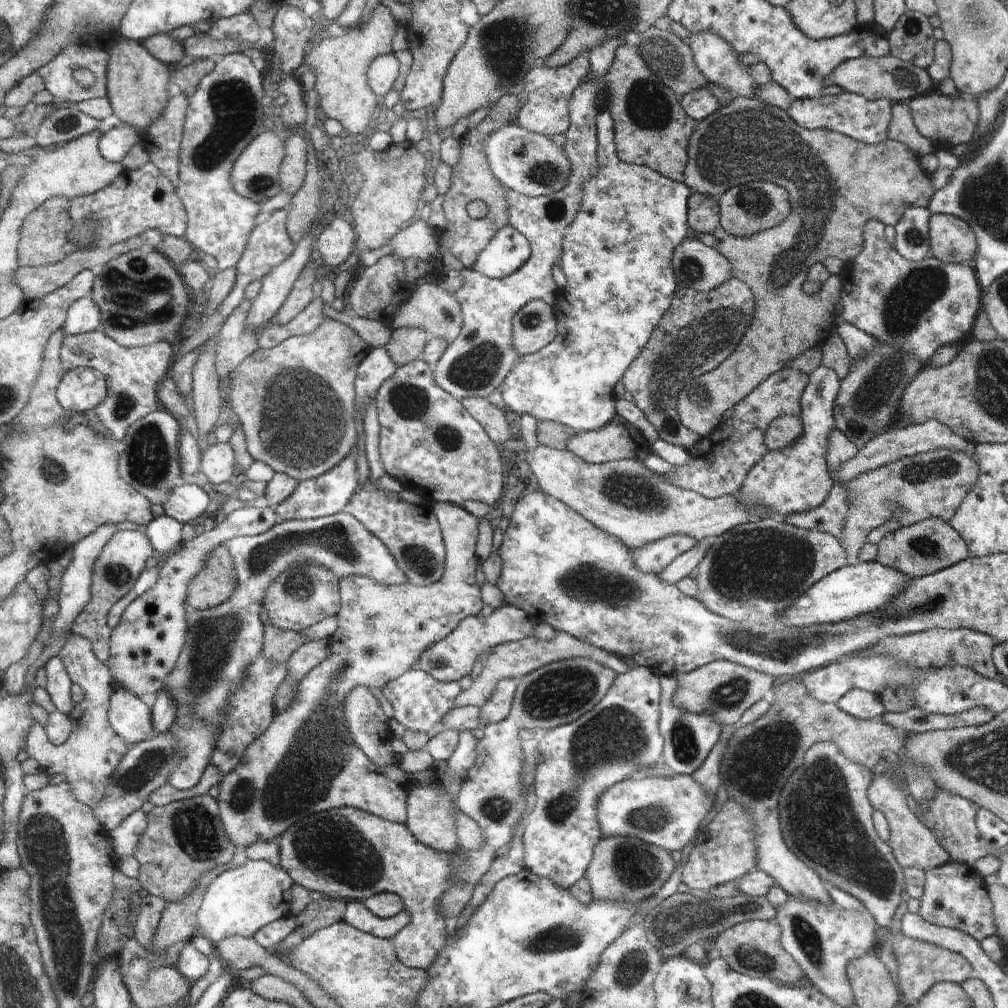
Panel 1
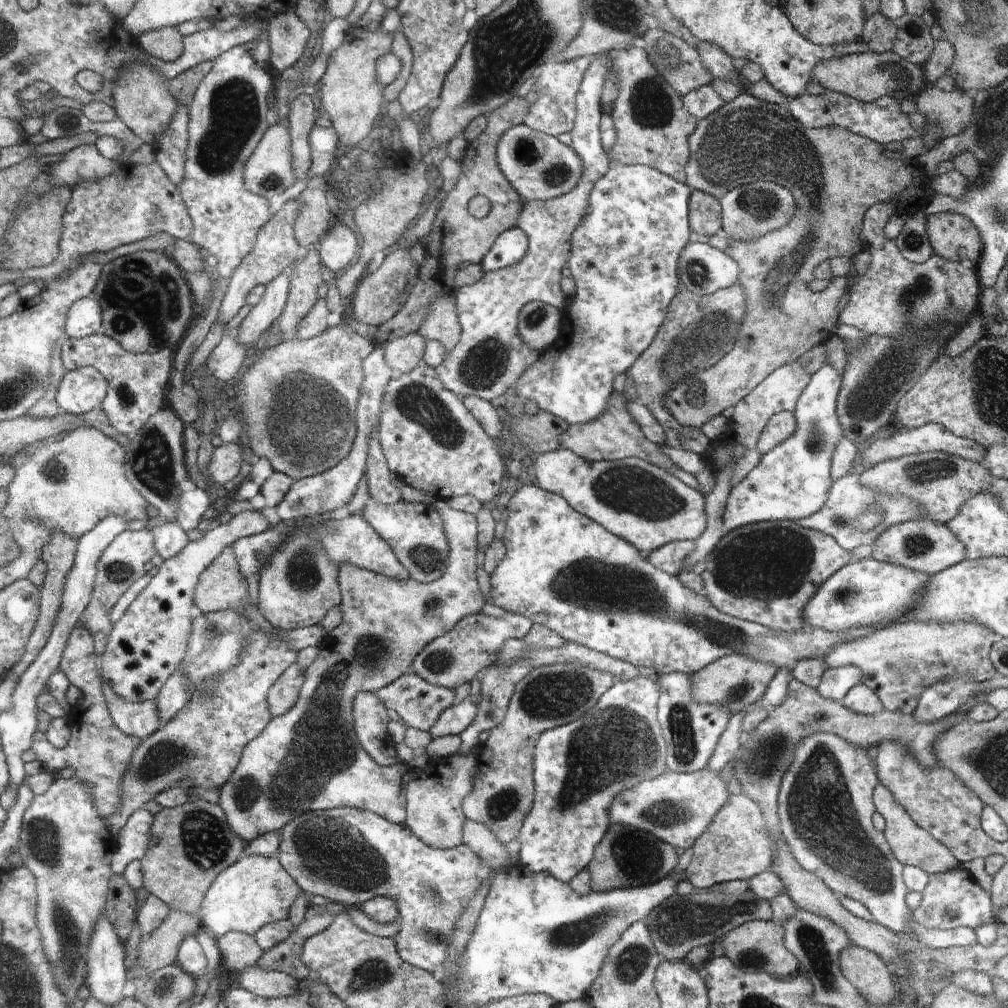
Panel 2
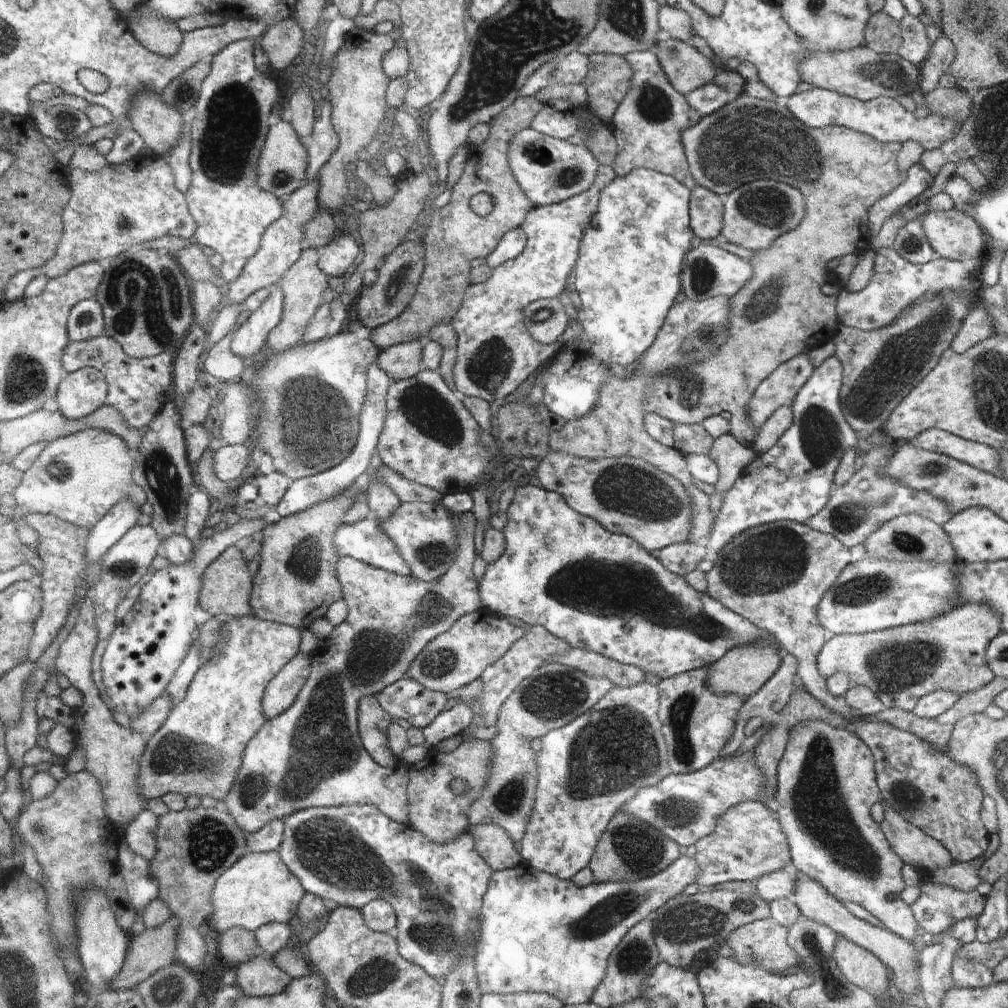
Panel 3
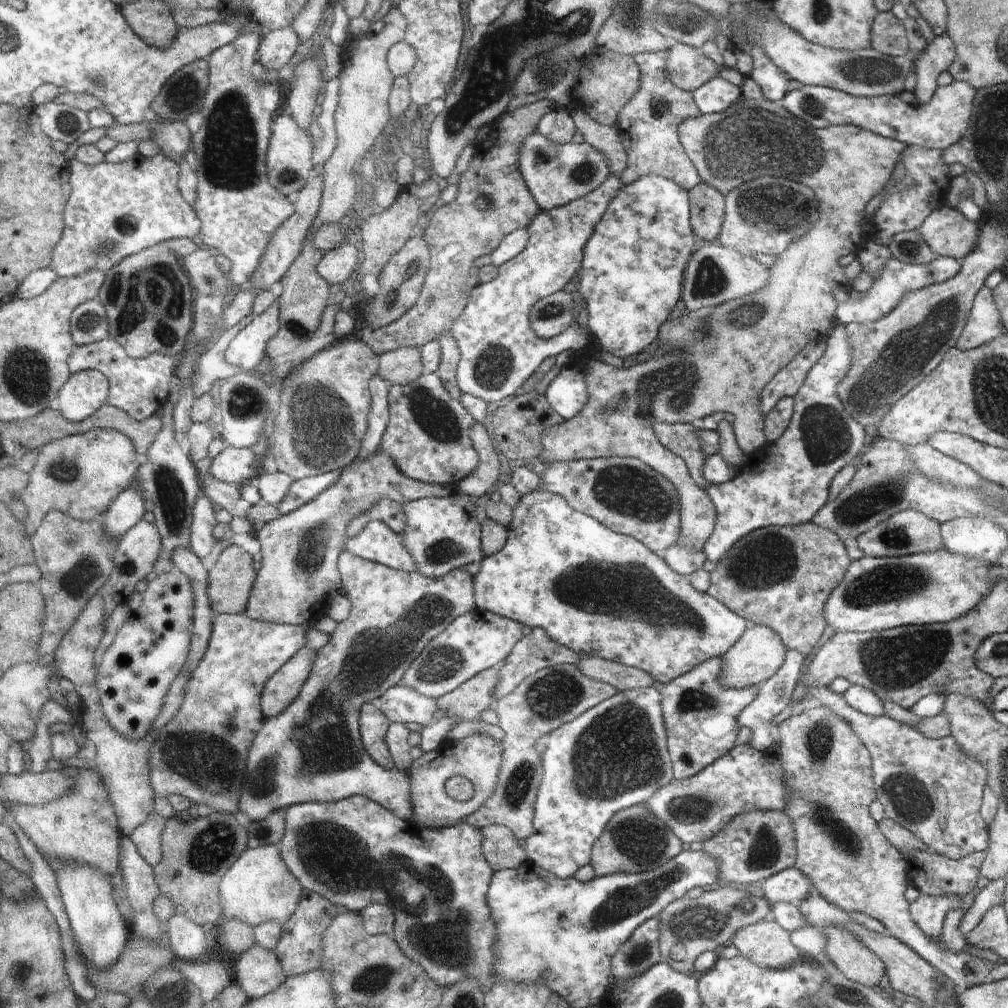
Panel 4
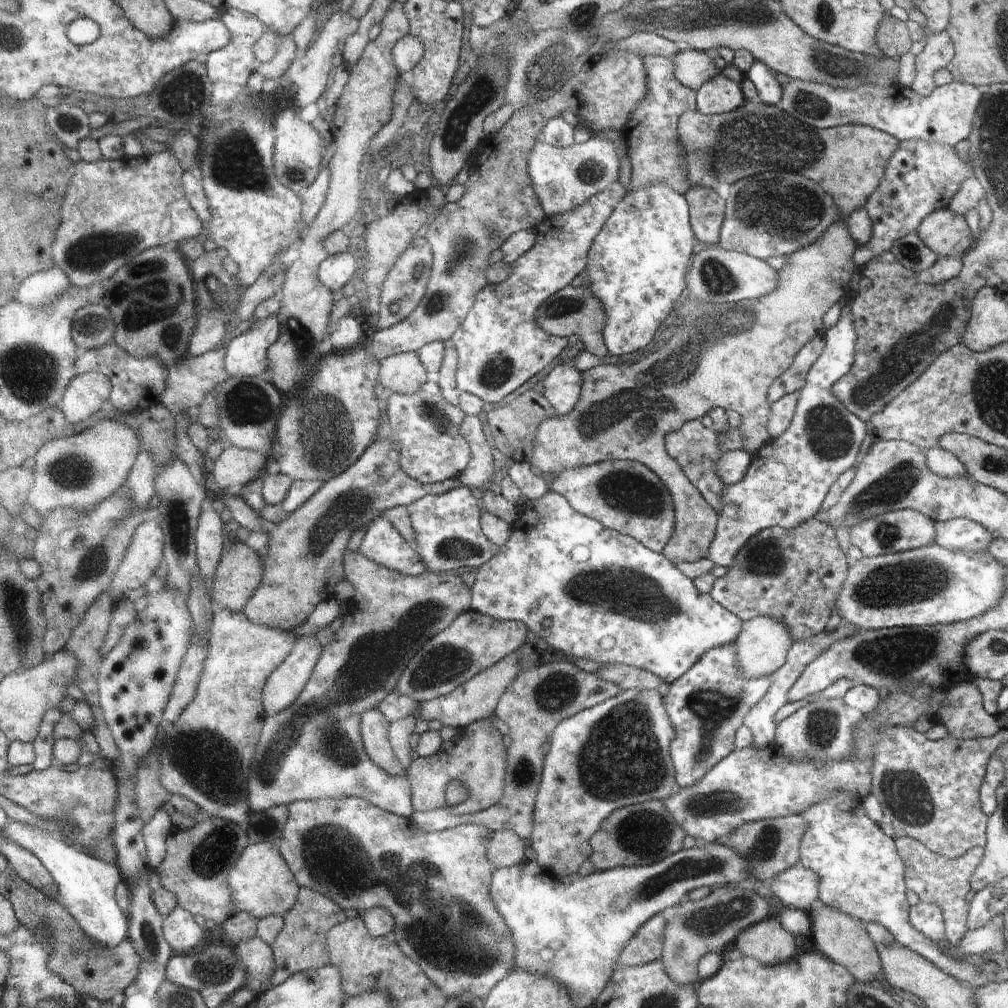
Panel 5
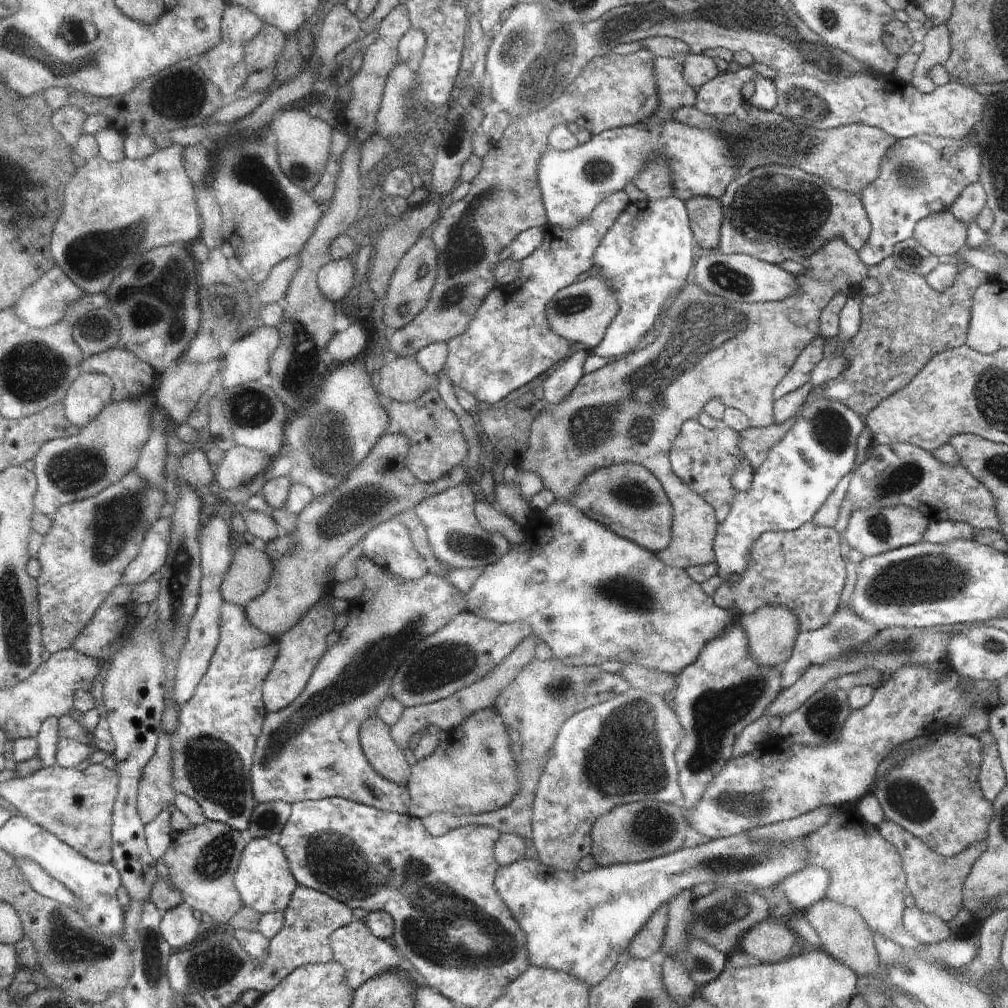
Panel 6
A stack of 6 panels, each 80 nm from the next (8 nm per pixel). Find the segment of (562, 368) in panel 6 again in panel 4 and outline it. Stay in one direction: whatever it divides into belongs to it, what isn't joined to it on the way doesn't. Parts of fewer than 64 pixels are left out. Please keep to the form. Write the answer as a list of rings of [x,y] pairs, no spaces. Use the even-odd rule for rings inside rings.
[[[655,174],[644,175],[627,185],[622,184],[618,194],[611,199],[606,212],[585,244],[581,266],[582,279],[574,282],[572,286],[578,298],[583,298],[581,302],[588,310],[586,331],[587,336],[592,336],[592,340],[587,340],[582,350],[574,352],[569,366],[558,372],[554,382],[548,385],[545,391],[551,408],[563,419],[572,418],[587,401],[587,384],[583,372],[588,360],[594,358],[594,351],[606,348],[618,358],[630,358],[659,338],[660,326],[670,318],[672,308],[680,300],[684,271],[695,251],[694,243],[697,238],[689,218],[689,191],[670,179]],[[583,353],[587,356],[587,362],[583,363],[580,359],[574,362],[575,357],[580,358]]]

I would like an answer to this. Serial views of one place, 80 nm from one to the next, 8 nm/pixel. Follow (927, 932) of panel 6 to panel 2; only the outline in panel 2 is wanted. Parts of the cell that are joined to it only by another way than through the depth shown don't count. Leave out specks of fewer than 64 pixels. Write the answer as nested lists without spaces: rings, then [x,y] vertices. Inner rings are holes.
[[[962,867],[949,873],[929,875],[928,884],[921,893],[922,901],[912,910],[912,918],[928,928],[955,929],[959,926],[967,926],[977,932],[993,921],[990,892],[980,888],[972,874]]]

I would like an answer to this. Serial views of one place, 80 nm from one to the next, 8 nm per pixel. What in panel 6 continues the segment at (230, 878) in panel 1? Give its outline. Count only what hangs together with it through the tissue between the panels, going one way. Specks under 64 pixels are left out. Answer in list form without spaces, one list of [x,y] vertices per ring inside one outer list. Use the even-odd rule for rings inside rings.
[[[271,838],[248,839],[248,847],[237,870],[236,886],[244,906],[254,908],[261,915],[277,911],[284,913],[292,902],[293,894],[299,888],[285,852]]]

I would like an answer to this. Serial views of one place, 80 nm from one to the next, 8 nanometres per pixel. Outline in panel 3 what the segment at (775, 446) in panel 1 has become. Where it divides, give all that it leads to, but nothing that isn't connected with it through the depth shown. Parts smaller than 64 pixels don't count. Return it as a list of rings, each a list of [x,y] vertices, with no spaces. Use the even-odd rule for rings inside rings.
[[[782,405],[776,409],[760,426],[754,450],[757,454],[766,452],[784,434],[792,424],[793,410],[791,406]]]

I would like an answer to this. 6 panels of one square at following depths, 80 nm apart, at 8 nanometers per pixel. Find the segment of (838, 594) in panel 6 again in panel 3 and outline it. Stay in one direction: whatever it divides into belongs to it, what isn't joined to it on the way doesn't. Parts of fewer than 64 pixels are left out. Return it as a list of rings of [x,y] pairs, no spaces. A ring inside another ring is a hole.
[[[774,521],[745,530],[727,542],[713,561],[712,570],[706,573],[707,593],[722,606],[747,618],[754,626],[770,634],[783,648],[797,660],[796,680],[830,711],[850,721],[853,710],[842,696],[835,697],[827,691],[825,678],[818,672],[817,656],[828,639],[823,626],[819,625],[817,608],[826,591],[835,583],[838,575],[852,562],[847,546],[834,535],[817,531],[806,524],[794,521]],[[856,719],[853,722],[853,726],[855,727],[855,733],[868,745],[868,748],[872,751],[875,760],[876,782],[881,794],[881,798],[890,807],[892,807],[894,811],[900,813],[904,820],[907,820],[916,828],[922,829],[922,832],[925,832],[928,836],[940,841],[940,844],[943,844],[948,849],[948,852],[954,861],[970,862],[978,857],[982,857],[984,852],[988,850],[988,844],[990,844],[990,834],[986,830],[984,824],[982,824],[981,810],[983,807],[983,797],[985,794],[981,791],[975,774],[968,767],[954,762],[946,753],[944,753],[944,751],[942,754],[940,754],[938,751],[934,752],[927,742],[918,739],[917,736],[913,735],[911,732],[900,730],[895,726],[888,726],[883,722],[861,721],[860,719]]]

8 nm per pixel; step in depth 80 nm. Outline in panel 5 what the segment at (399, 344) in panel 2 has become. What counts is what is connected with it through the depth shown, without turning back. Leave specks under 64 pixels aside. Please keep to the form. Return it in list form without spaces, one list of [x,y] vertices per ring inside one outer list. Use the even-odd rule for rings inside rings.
[[[412,351],[380,361],[380,384],[401,395],[415,393],[427,381],[426,373],[417,353]]]

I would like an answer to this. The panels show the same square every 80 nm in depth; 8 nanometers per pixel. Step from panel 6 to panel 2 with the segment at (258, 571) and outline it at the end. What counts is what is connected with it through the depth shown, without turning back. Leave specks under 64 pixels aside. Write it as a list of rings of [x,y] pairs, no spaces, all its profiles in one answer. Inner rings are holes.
[[[226,547],[210,563],[210,566],[202,572],[200,582],[194,591],[193,604],[198,606],[203,613],[227,611],[228,609],[238,610],[254,627],[280,633],[266,620],[261,611],[258,610],[258,607],[252,603],[246,579],[246,576],[241,574],[240,563],[237,561],[237,555],[233,551],[233,548]]]

